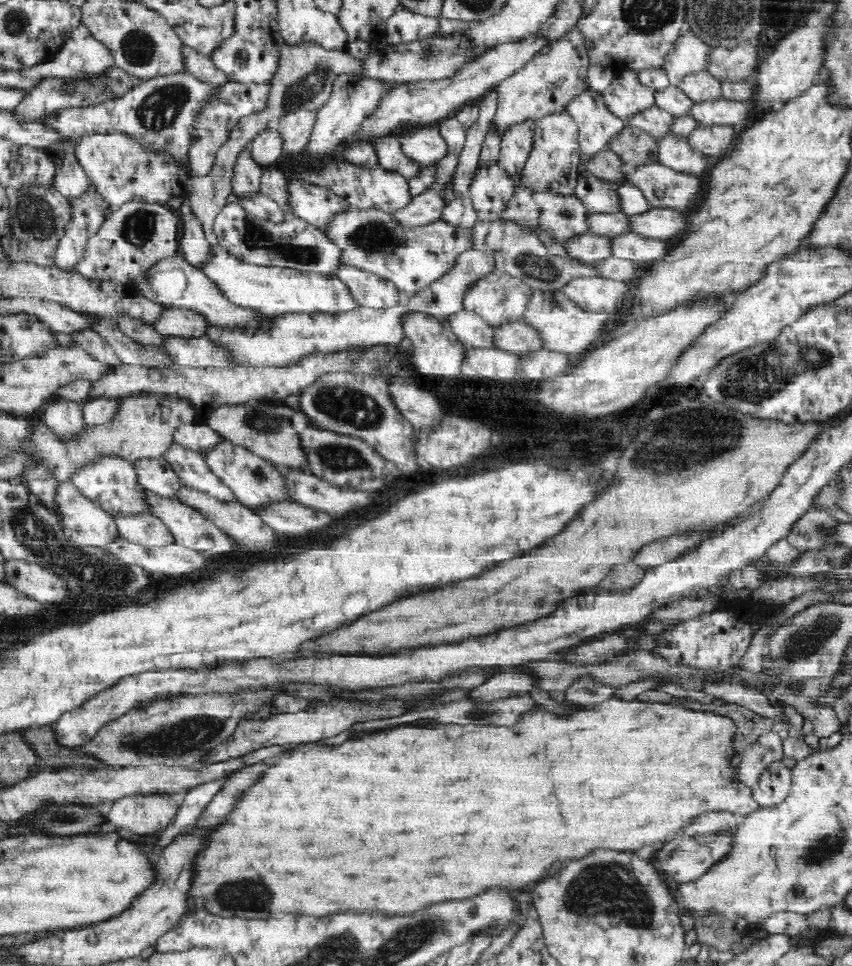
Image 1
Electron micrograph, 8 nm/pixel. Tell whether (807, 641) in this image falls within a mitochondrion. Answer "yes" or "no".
yes

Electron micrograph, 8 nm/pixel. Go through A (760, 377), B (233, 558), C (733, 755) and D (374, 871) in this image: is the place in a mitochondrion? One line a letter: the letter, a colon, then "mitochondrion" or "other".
A: mitochondrion
B: other
C: other
D: other

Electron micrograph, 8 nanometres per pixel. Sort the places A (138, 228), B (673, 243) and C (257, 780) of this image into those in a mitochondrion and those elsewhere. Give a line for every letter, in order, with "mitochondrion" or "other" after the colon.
A: mitochondrion
B: other
C: other

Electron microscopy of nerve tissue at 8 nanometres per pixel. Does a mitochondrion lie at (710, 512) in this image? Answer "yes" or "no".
no

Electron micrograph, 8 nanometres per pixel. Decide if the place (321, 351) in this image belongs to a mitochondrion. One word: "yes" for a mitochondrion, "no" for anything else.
no

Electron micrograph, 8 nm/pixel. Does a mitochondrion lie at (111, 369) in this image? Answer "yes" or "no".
no

